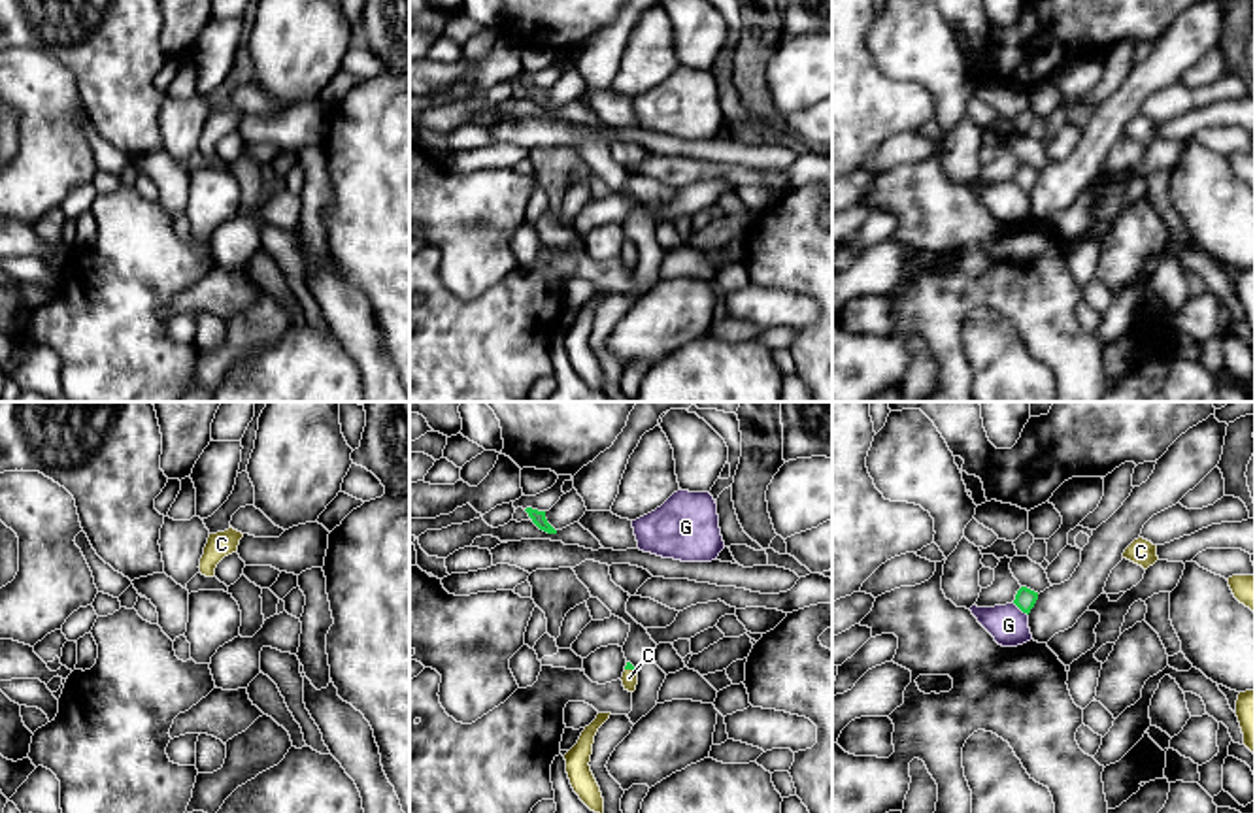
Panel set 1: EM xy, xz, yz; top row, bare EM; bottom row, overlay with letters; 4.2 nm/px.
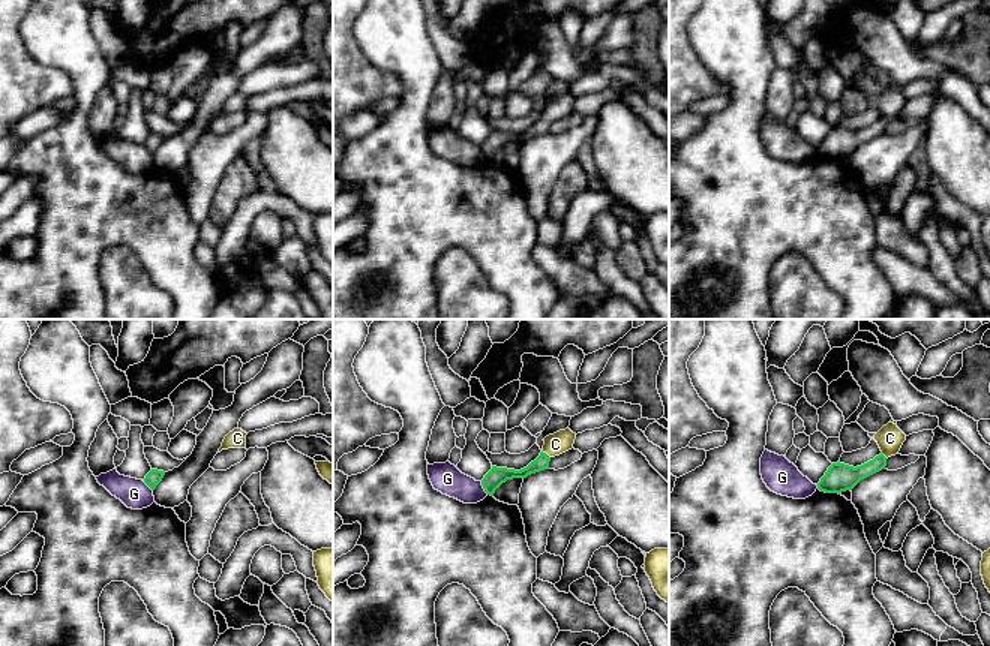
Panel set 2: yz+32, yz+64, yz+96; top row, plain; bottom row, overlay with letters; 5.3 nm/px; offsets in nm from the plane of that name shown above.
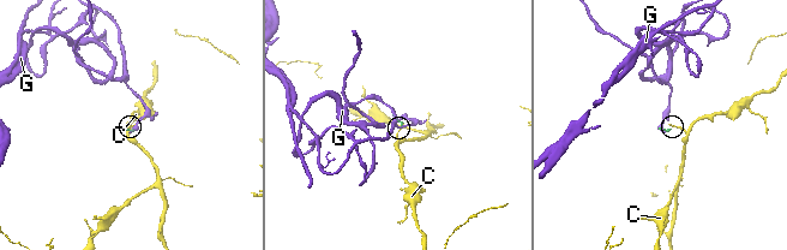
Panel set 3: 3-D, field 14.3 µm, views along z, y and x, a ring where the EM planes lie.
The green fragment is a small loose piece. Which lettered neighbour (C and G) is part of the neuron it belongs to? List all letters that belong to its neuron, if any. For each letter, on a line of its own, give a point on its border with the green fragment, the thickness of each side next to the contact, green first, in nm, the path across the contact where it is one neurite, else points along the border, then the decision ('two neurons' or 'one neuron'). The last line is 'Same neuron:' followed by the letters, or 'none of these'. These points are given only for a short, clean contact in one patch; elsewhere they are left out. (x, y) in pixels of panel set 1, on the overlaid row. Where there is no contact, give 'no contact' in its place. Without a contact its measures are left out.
C: meets green in xz at (631, 668); 30 nm thick on the green side, 70 nm on the other; runs through xz (629, 666), (631, 668), (629, 678); one neuron
G: meets green in yz at (1021, 610); 90 nm thick on the green side, 170 nm on the other; border along yz (1014, 602), (1027, 615); two neurons
Same neuron: C

